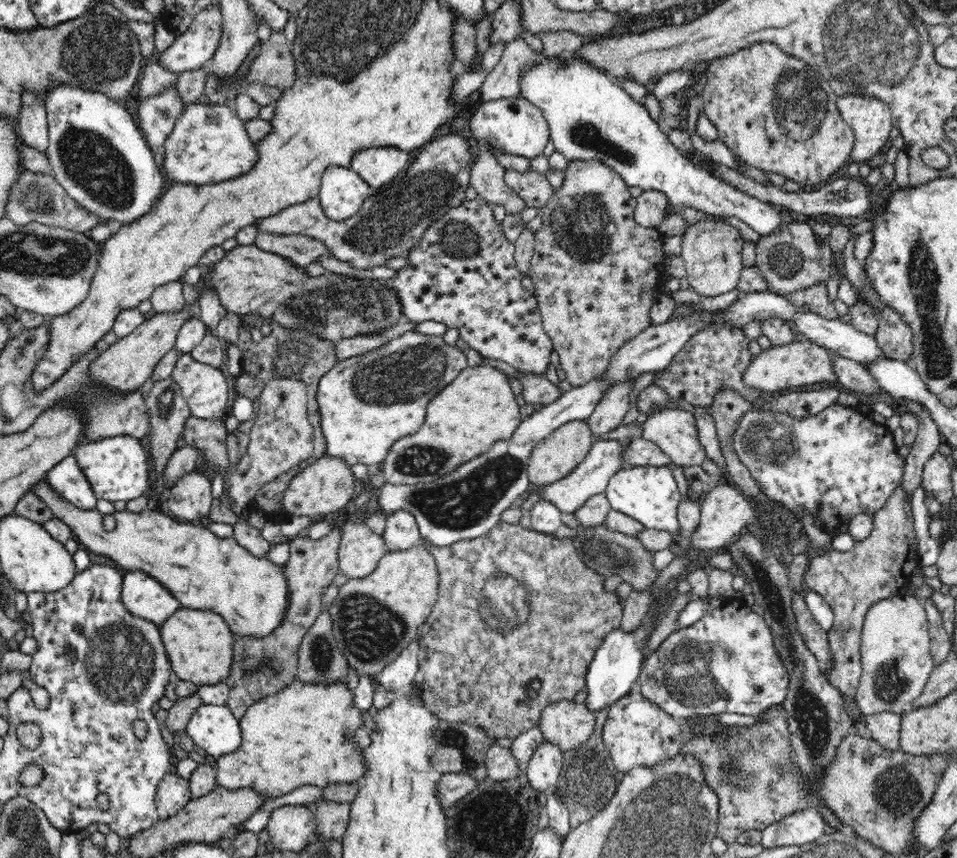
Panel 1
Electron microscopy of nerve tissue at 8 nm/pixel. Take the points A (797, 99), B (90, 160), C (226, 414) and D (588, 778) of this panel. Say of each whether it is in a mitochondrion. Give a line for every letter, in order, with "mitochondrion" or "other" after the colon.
A: mitochondrion
B: mitochondrion
C: other
D: mitochondrion

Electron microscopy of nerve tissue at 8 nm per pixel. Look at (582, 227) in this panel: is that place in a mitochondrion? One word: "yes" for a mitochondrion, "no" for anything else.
yes

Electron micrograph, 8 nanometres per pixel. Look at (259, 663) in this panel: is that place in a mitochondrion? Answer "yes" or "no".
yes

